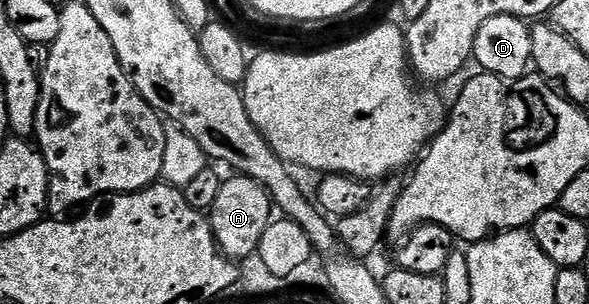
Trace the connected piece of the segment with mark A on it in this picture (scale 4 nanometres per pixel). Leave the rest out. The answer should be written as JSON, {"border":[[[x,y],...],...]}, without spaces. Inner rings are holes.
{"border":[[[232,174],[223,179],[221,193],[217,193],[217,201],[213,201],[209,212],[211,232],[219,250],[232,261],[244,261],[256,254],[261,241],[261,233],[273,221],[273,204],[271,196],[257,181],[247,175]]]}

